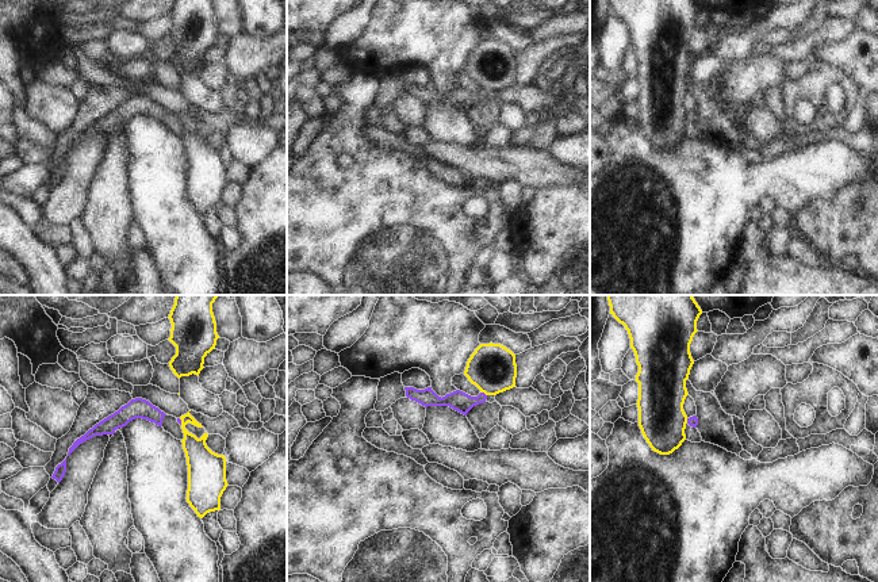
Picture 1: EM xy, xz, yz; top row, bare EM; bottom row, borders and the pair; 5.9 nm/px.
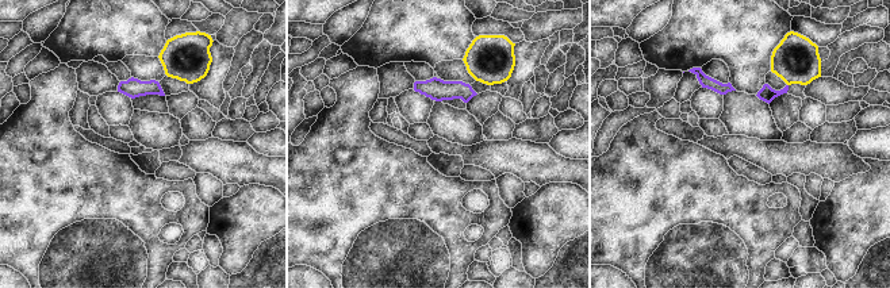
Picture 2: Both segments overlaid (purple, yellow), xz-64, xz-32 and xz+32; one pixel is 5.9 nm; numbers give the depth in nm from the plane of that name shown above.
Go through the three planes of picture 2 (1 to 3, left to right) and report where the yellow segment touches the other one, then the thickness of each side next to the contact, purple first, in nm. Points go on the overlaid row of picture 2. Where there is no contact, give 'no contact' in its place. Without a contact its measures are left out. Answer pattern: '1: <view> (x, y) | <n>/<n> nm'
1: no contact
2: no contact
3: no contact

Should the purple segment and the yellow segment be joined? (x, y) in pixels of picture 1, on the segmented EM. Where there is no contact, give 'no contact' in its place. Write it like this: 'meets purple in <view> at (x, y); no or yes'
meets purple in xz at (483, 393); no

